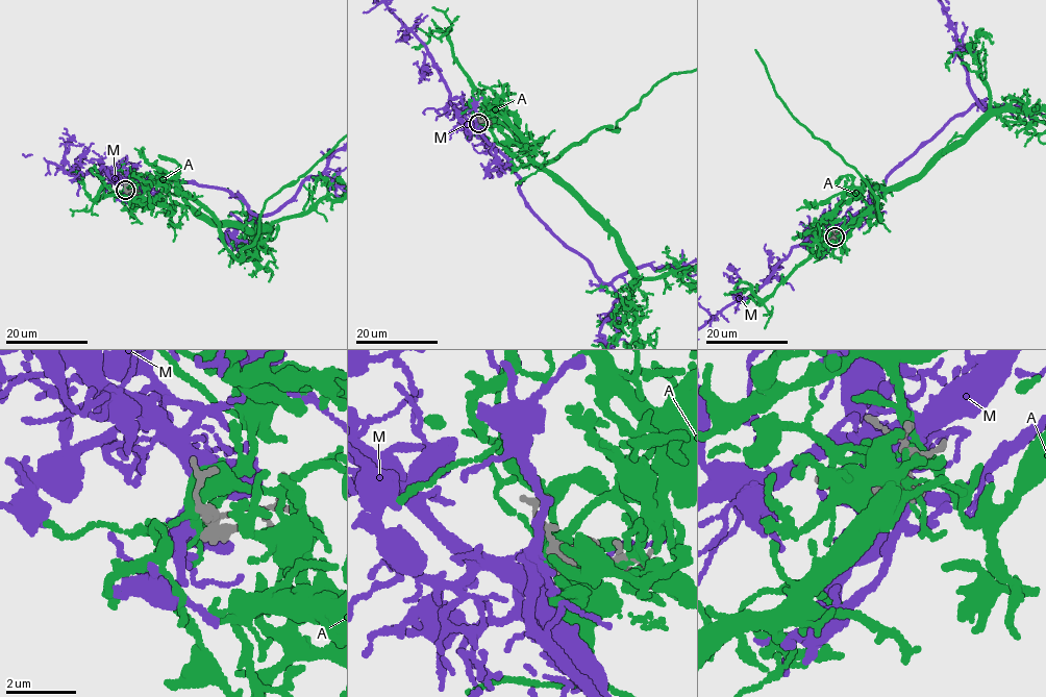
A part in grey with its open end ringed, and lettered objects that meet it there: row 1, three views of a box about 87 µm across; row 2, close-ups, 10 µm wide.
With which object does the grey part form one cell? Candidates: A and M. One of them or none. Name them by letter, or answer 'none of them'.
M

